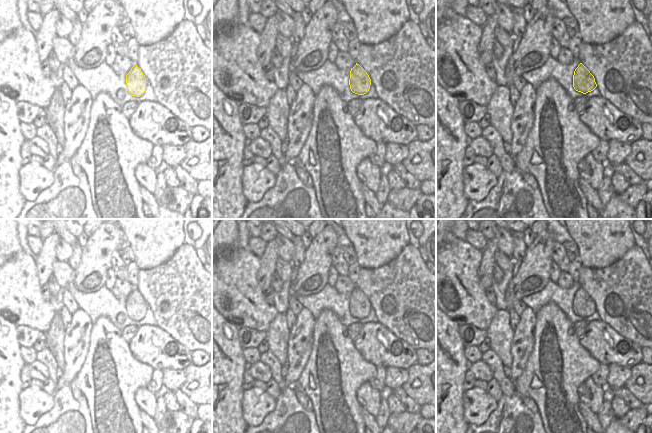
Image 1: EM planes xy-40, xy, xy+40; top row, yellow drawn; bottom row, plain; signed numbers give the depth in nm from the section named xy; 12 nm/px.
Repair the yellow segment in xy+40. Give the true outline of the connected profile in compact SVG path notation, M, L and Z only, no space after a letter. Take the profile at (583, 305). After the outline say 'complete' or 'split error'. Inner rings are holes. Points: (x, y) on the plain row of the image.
M582 287L574 295L573 311L583 318L591 316L597 311L594 300Z | complete

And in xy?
M357 287L351 292L349 309L351 315L358 319L364 319L370 313L371 303L367 296Z | complete

